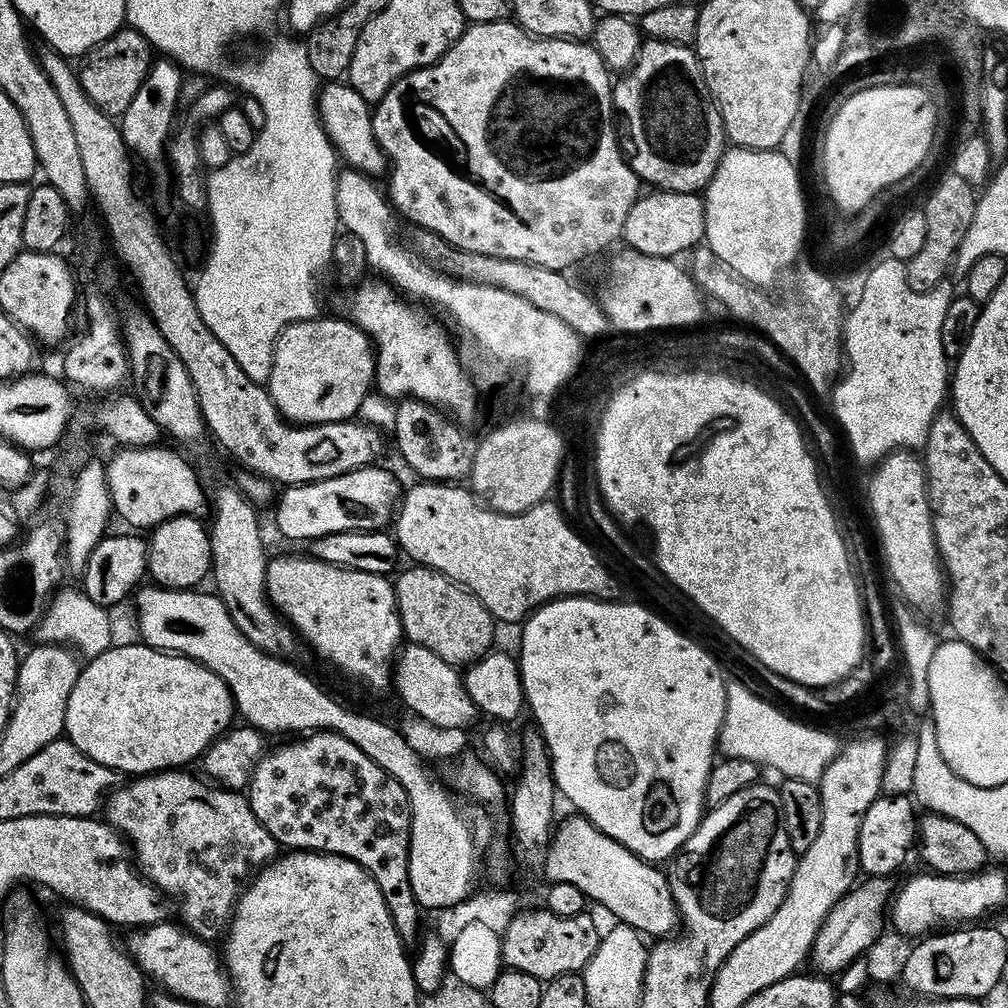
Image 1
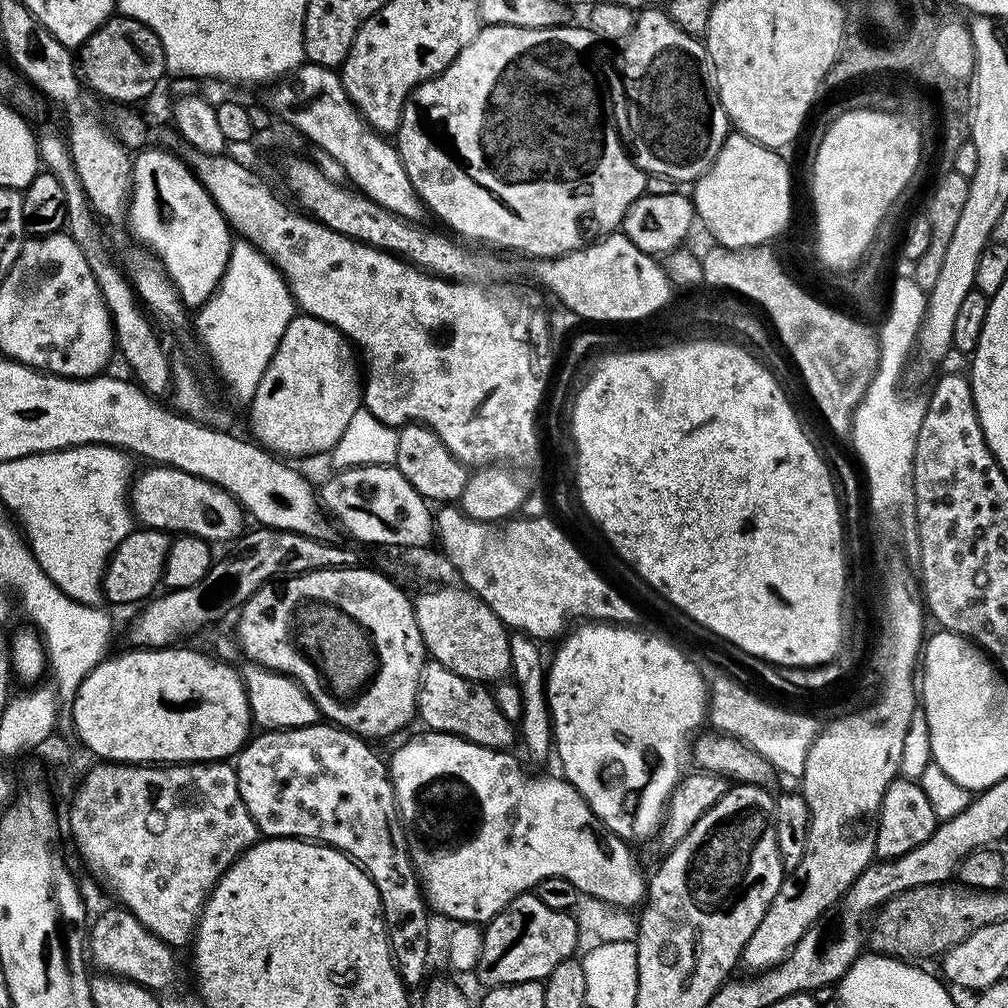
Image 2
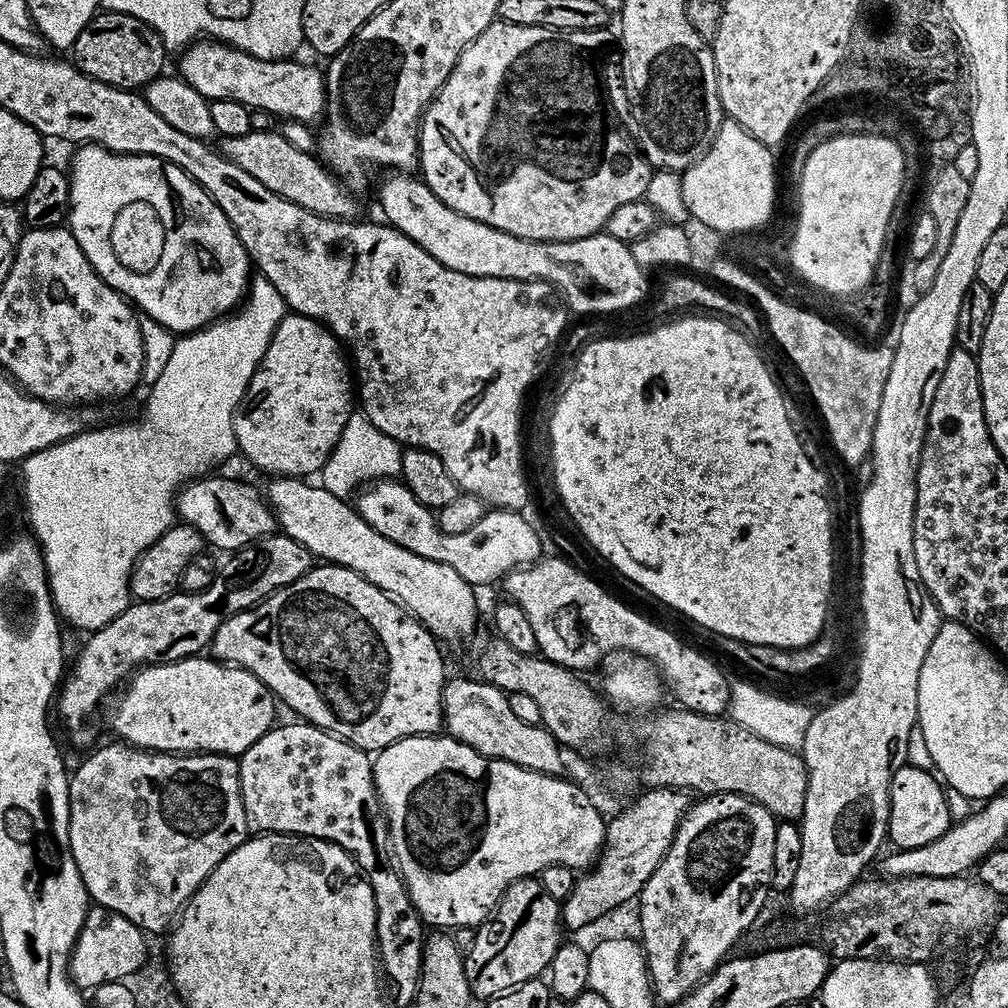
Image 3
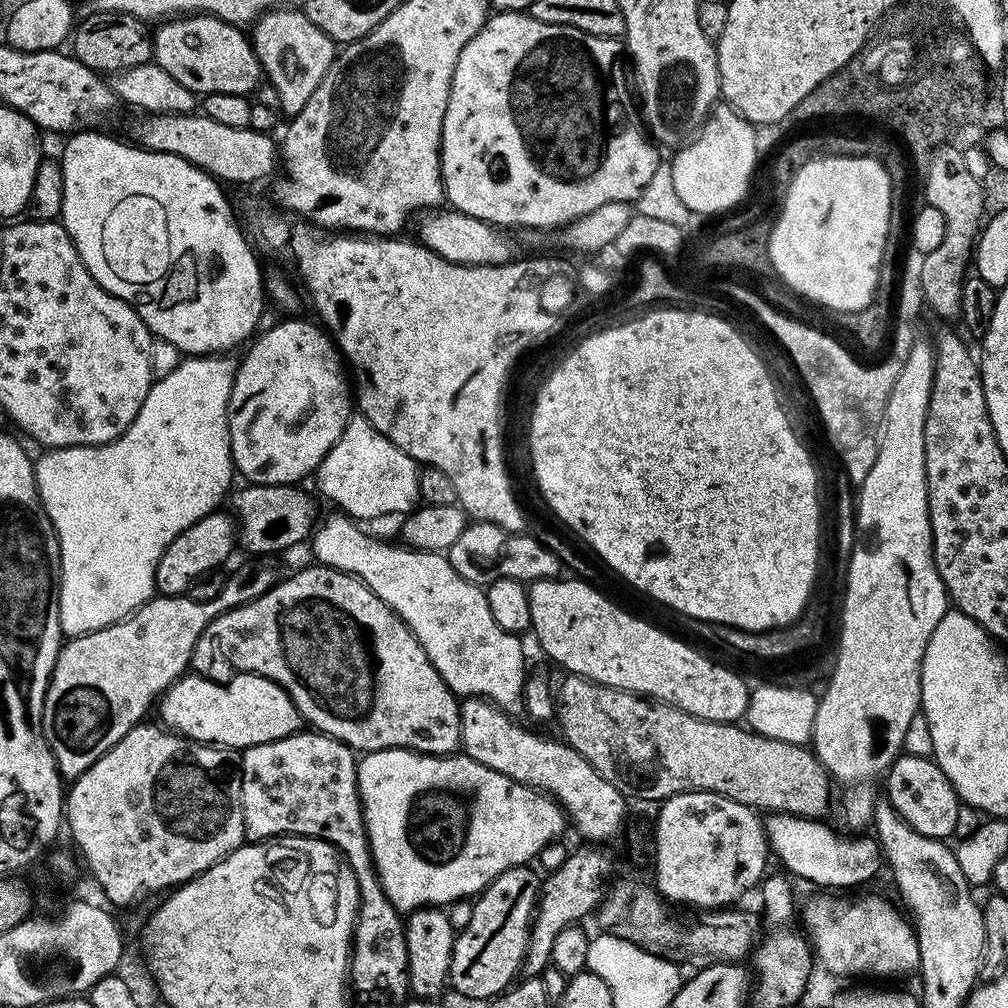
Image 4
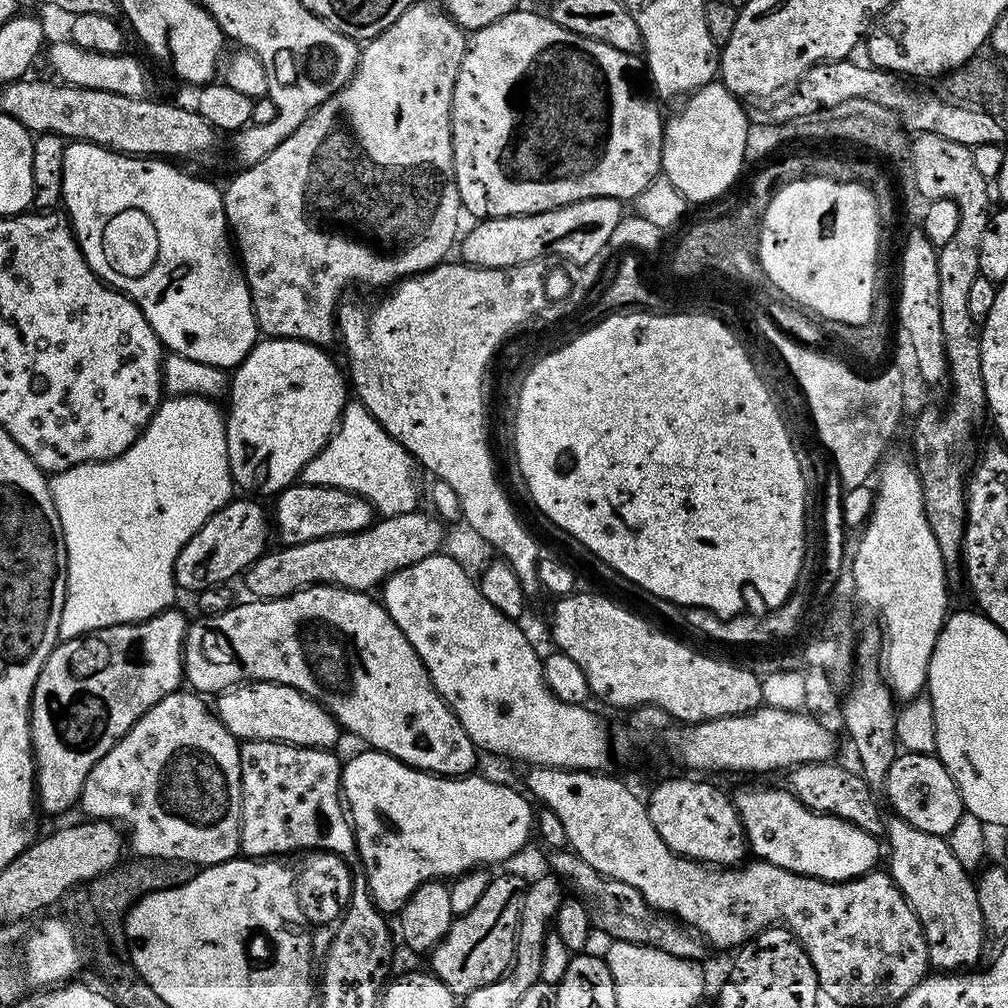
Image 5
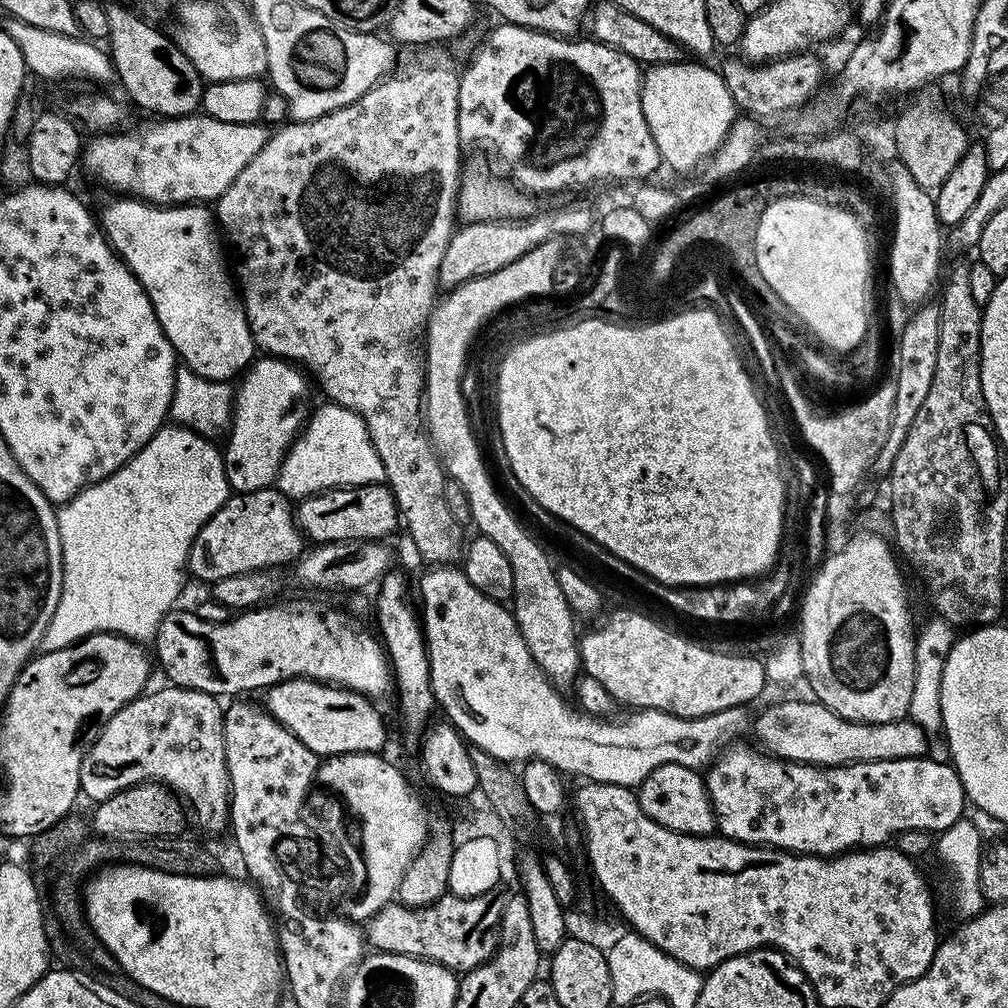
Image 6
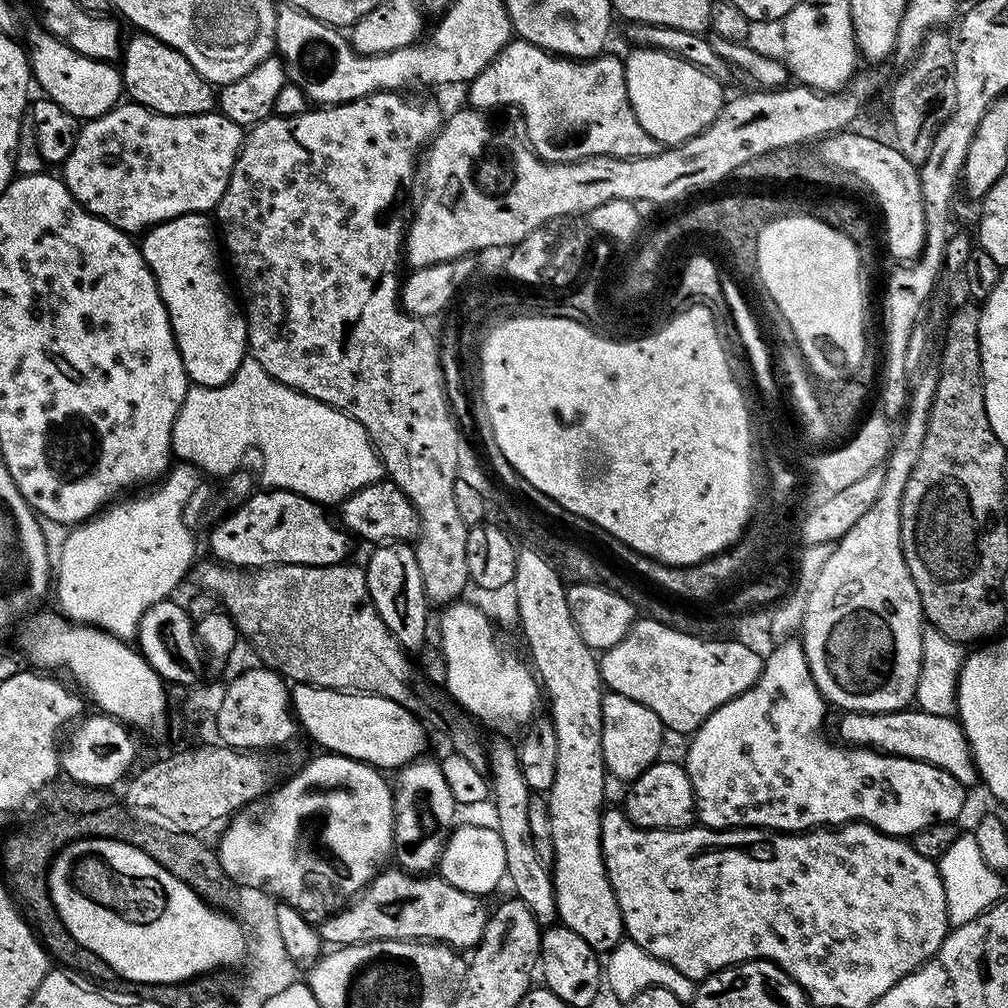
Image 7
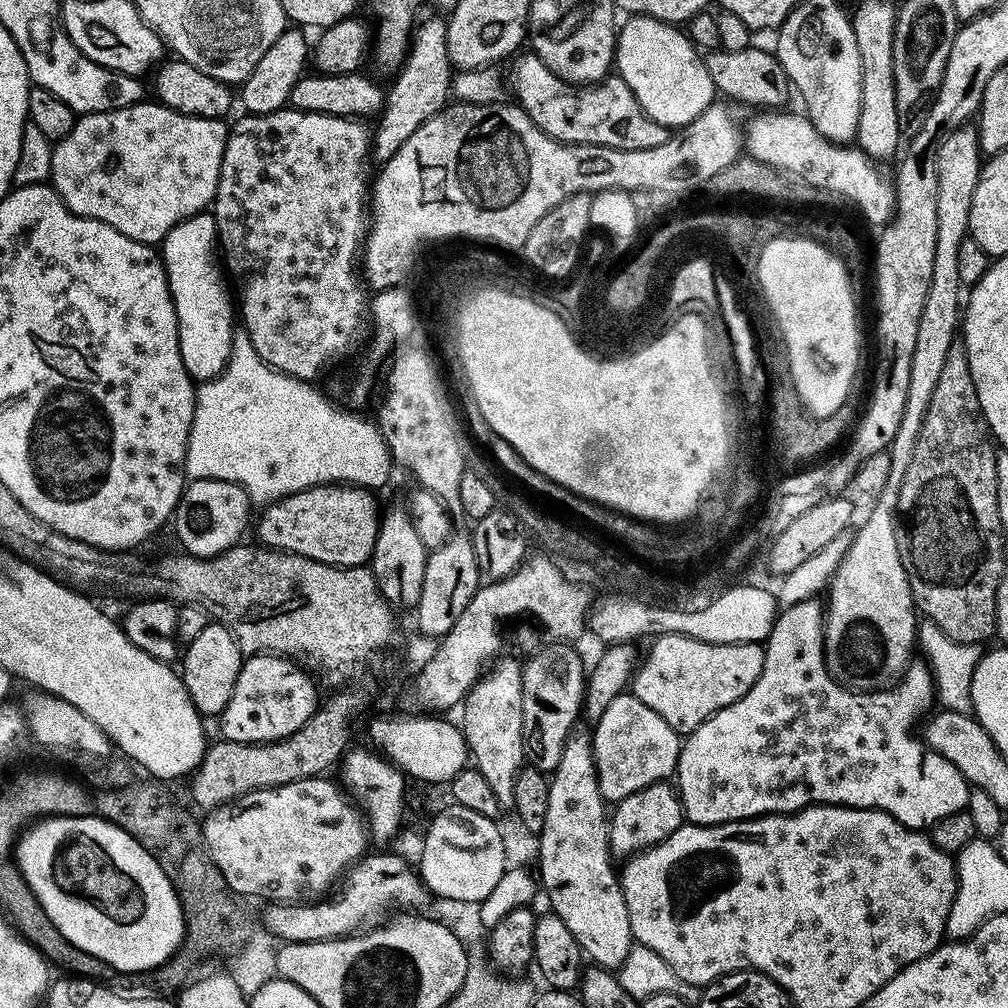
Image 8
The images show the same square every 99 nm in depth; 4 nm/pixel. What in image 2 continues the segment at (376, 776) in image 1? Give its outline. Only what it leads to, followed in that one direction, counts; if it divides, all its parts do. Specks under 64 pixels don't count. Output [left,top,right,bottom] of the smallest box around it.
[234,722,430,985]

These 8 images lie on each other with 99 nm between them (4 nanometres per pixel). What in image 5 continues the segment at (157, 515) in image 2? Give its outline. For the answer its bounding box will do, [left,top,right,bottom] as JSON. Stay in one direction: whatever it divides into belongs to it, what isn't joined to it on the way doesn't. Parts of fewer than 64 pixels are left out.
[274,482,374,546]

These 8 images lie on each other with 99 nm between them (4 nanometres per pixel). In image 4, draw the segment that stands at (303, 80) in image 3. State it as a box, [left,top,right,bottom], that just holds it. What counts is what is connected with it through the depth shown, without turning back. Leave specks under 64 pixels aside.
[152,14,262,98]

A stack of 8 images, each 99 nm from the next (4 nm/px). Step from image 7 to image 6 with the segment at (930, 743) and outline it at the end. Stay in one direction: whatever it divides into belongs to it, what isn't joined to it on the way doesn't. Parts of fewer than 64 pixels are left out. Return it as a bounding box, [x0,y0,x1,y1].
[756,699,926,768]

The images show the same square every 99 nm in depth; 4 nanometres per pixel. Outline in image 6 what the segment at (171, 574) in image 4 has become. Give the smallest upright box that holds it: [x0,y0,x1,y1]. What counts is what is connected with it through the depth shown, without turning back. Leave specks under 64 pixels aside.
[187,487,306,582]

